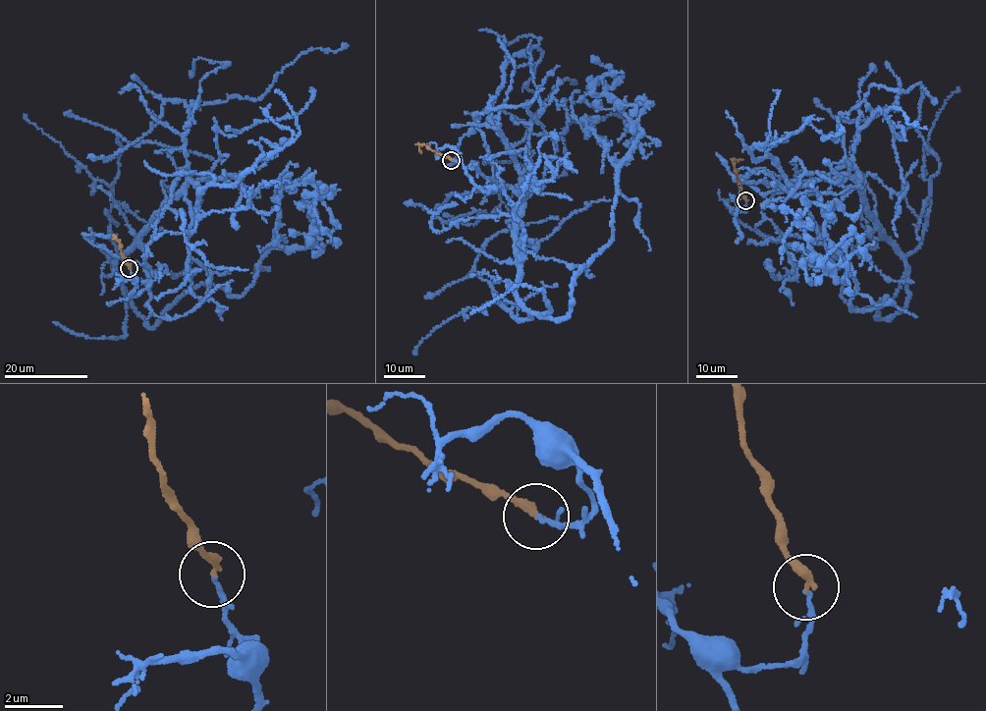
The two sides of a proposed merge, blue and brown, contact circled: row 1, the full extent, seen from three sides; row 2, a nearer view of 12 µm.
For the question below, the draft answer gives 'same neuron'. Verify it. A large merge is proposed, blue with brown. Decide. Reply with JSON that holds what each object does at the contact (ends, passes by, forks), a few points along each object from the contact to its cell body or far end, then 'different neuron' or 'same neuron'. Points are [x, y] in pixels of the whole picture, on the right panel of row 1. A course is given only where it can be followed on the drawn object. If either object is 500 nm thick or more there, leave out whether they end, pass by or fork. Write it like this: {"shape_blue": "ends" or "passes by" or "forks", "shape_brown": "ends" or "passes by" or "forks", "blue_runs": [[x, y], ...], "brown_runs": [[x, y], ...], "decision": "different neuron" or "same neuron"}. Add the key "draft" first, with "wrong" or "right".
{"draft": "right", "shape_blue": "passes by", "shape_brown": "ends", "blue_runs": [[746, 200], [772, 241], [877, 229], [904, 308], [850, 309], [798, 219], [830, 201]], "brown_runs": [[746, 199], [734, 161], [743, 160]], "decision": "same neuron"}

